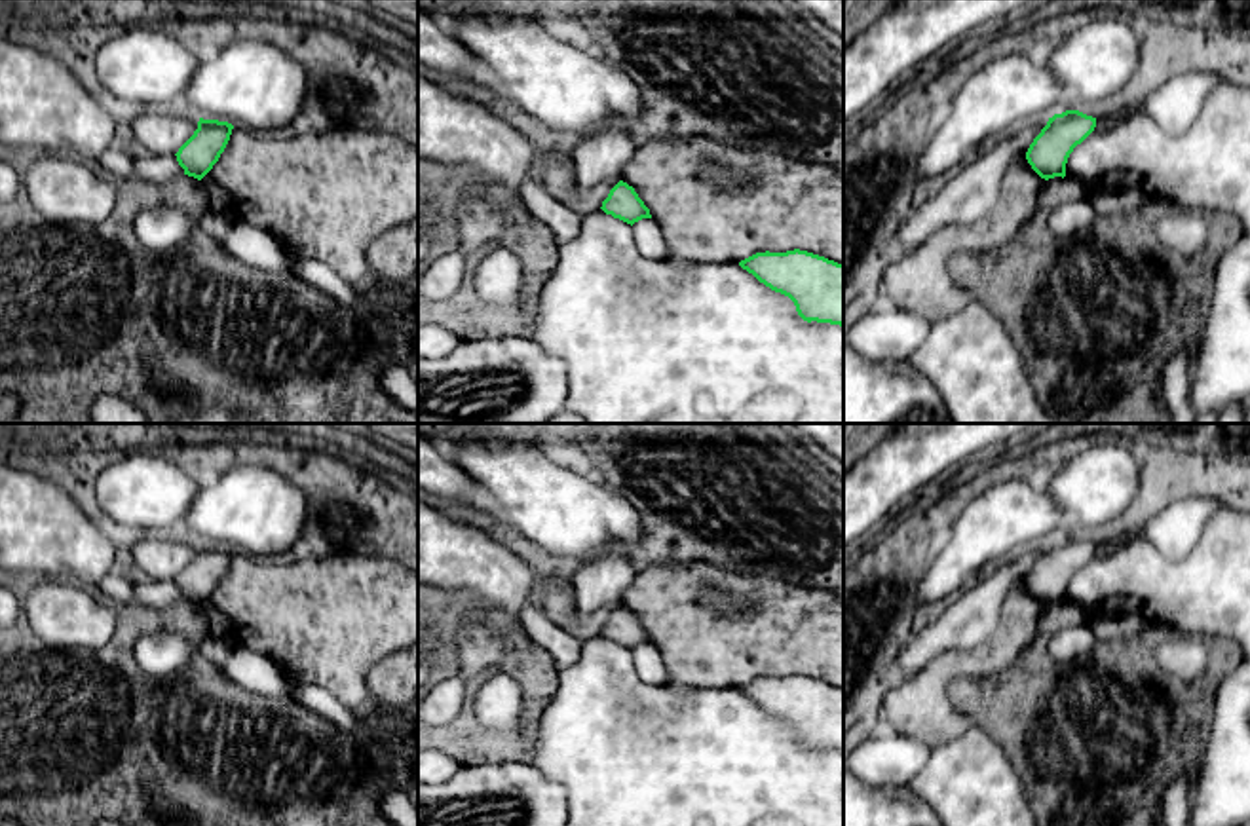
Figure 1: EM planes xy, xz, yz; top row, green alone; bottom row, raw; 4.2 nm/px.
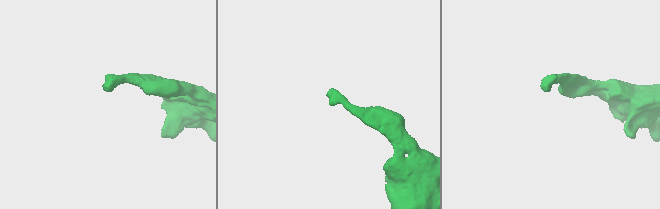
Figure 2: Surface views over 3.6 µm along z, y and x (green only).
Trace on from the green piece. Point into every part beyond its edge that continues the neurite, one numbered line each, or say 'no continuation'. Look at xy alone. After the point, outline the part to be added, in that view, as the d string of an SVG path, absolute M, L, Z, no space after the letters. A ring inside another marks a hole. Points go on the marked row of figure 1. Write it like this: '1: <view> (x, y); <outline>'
1: xy (151, 168); M139 152L135 160L135 178L163 184L184 175L177 156L154 156Z

